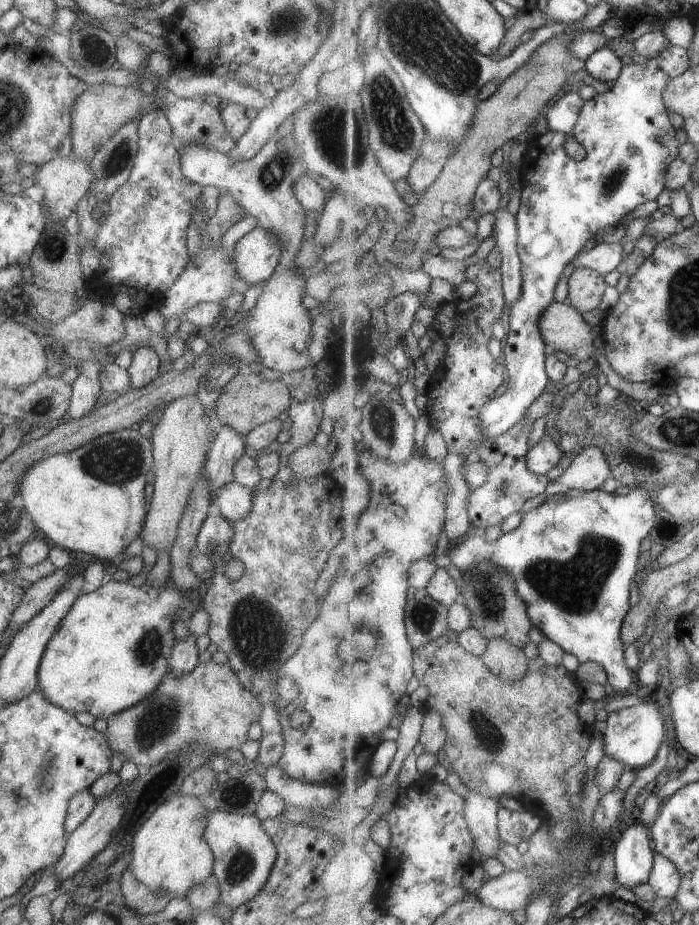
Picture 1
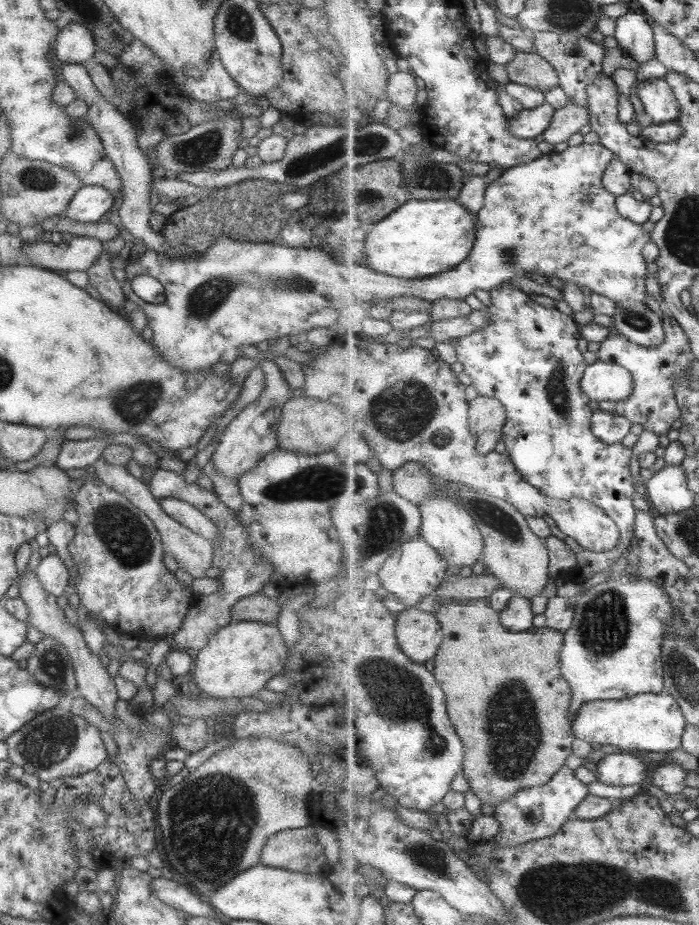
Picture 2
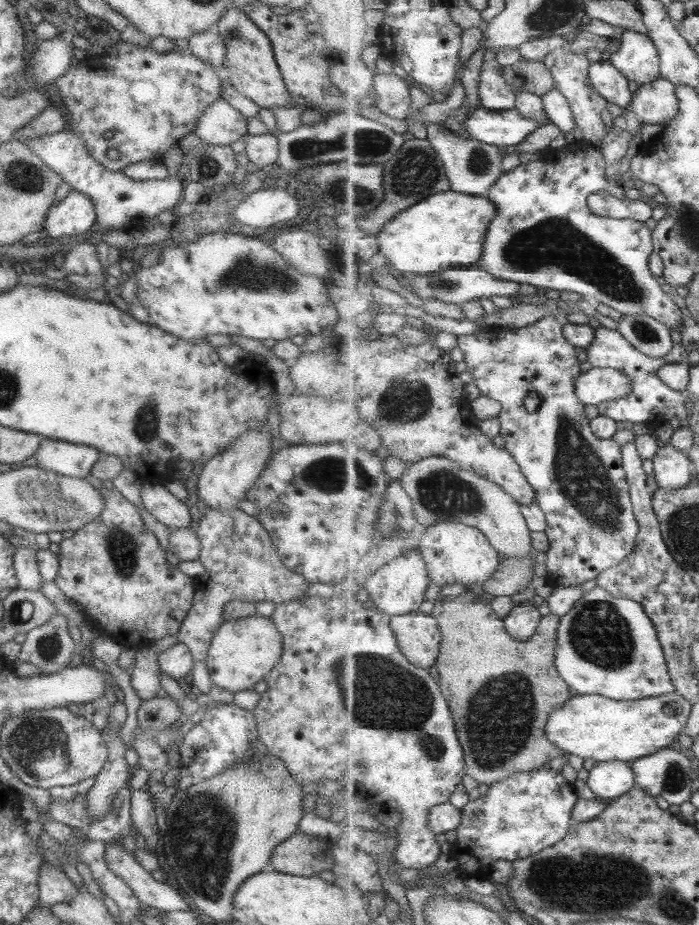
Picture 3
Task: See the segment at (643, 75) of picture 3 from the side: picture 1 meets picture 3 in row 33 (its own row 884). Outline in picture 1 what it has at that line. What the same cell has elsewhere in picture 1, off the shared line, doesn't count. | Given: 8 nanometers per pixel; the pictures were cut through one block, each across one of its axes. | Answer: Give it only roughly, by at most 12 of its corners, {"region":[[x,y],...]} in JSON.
{"region":[[626,824],[615,847],[617,882],[647,884],[656,851],[650,827]]}

